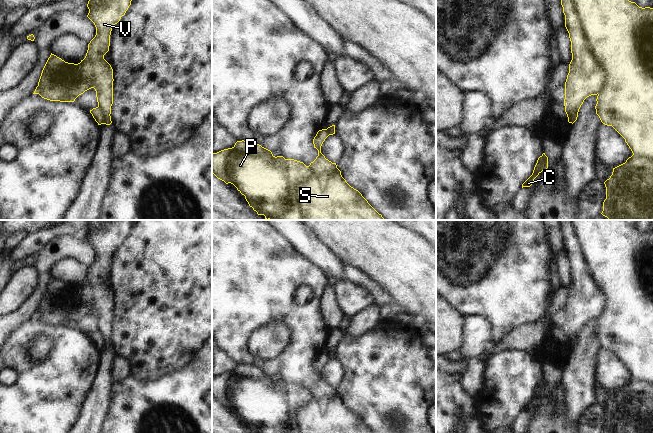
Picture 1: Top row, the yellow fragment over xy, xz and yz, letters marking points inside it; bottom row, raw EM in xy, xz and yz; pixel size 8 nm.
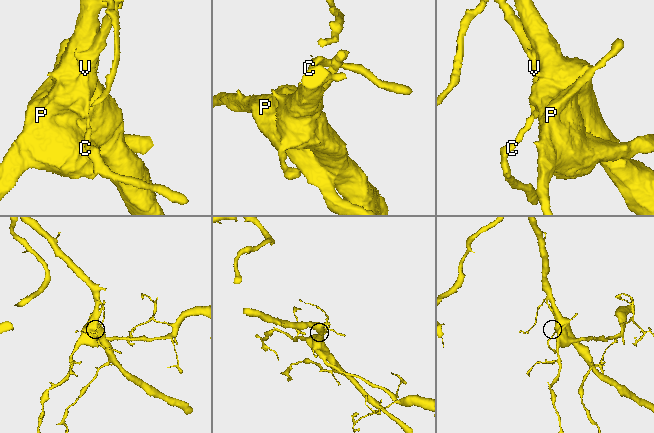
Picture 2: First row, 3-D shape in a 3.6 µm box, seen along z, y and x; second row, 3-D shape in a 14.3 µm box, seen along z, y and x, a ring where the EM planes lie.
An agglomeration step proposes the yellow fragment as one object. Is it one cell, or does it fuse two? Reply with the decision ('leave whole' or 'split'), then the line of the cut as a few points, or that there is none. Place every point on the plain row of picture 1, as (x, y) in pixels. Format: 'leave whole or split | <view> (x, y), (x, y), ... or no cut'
split | yz (572, 220), (592, 278), (606, 298), (604, 309), (598, 318)

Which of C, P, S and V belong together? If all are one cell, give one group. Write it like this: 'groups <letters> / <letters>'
groups C P V / S

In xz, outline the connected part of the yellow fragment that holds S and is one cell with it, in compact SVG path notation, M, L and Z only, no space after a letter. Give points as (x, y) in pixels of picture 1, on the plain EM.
M322 353L313 363L318 380L308 390L311 396L309 403L298 408L295 416L300 433L374 433L358 414L346 406L336 387L332 387L321 377L321 370L328 360L328 354Z

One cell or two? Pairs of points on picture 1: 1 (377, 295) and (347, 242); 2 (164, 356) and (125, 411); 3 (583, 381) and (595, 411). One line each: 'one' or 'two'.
1: two
2: two
3: two

